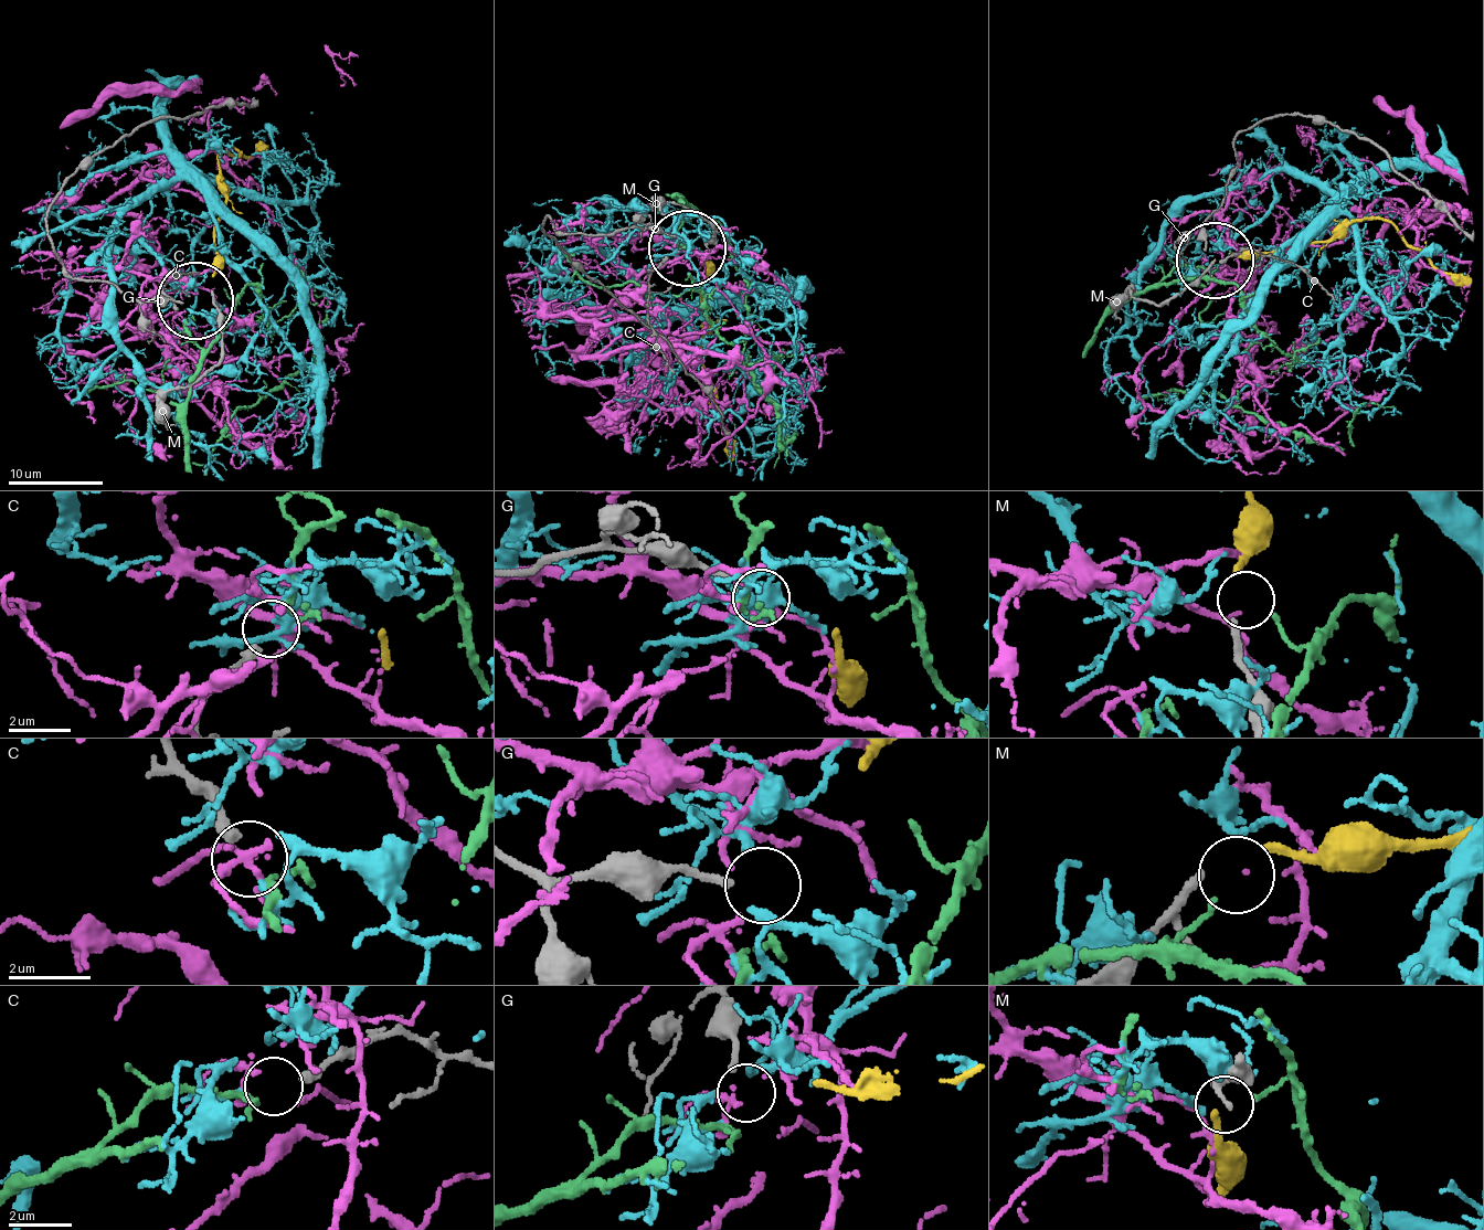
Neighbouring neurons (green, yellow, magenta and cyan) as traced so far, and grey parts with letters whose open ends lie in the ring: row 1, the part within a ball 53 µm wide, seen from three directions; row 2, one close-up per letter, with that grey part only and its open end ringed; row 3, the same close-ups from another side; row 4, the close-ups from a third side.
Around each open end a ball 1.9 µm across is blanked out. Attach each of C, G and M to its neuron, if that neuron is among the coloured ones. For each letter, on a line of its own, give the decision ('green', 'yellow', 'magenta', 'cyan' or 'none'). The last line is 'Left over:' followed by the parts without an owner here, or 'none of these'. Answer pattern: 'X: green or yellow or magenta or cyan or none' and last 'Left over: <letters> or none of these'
C: green
G: none
M: yellow
Left over: G

